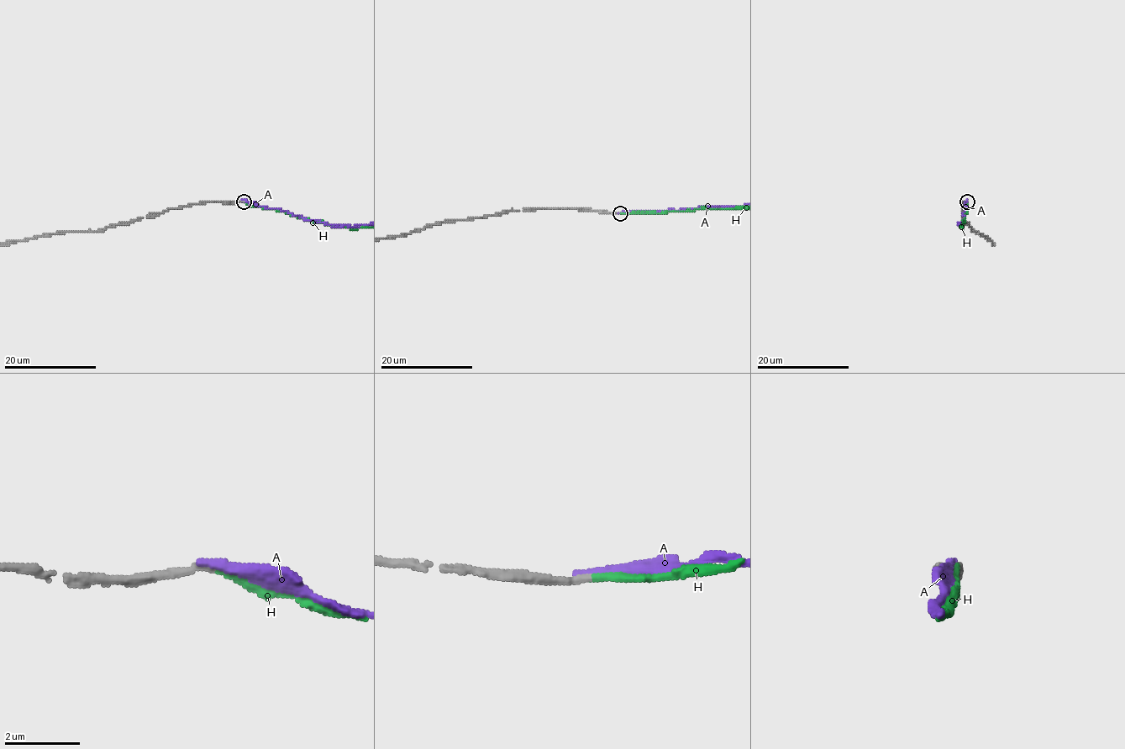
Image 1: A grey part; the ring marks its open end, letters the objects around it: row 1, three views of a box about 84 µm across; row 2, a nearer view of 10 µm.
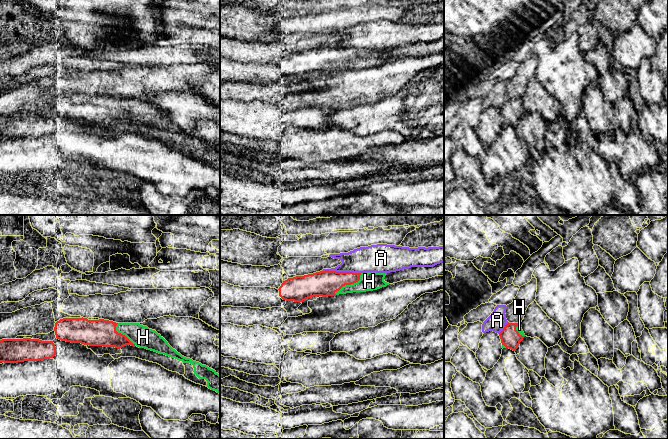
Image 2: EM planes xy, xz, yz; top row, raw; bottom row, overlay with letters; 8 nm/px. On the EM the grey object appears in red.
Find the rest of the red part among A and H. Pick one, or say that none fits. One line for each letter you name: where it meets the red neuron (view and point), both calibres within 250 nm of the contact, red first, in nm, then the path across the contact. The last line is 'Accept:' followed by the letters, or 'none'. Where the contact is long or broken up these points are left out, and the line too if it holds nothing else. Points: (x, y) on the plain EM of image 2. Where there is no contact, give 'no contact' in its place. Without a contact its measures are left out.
H: contact xz (349, 60); calibres 200 and 160 nm; way xz (325, 59), (349, 60), (369, 57)
Accept: H

